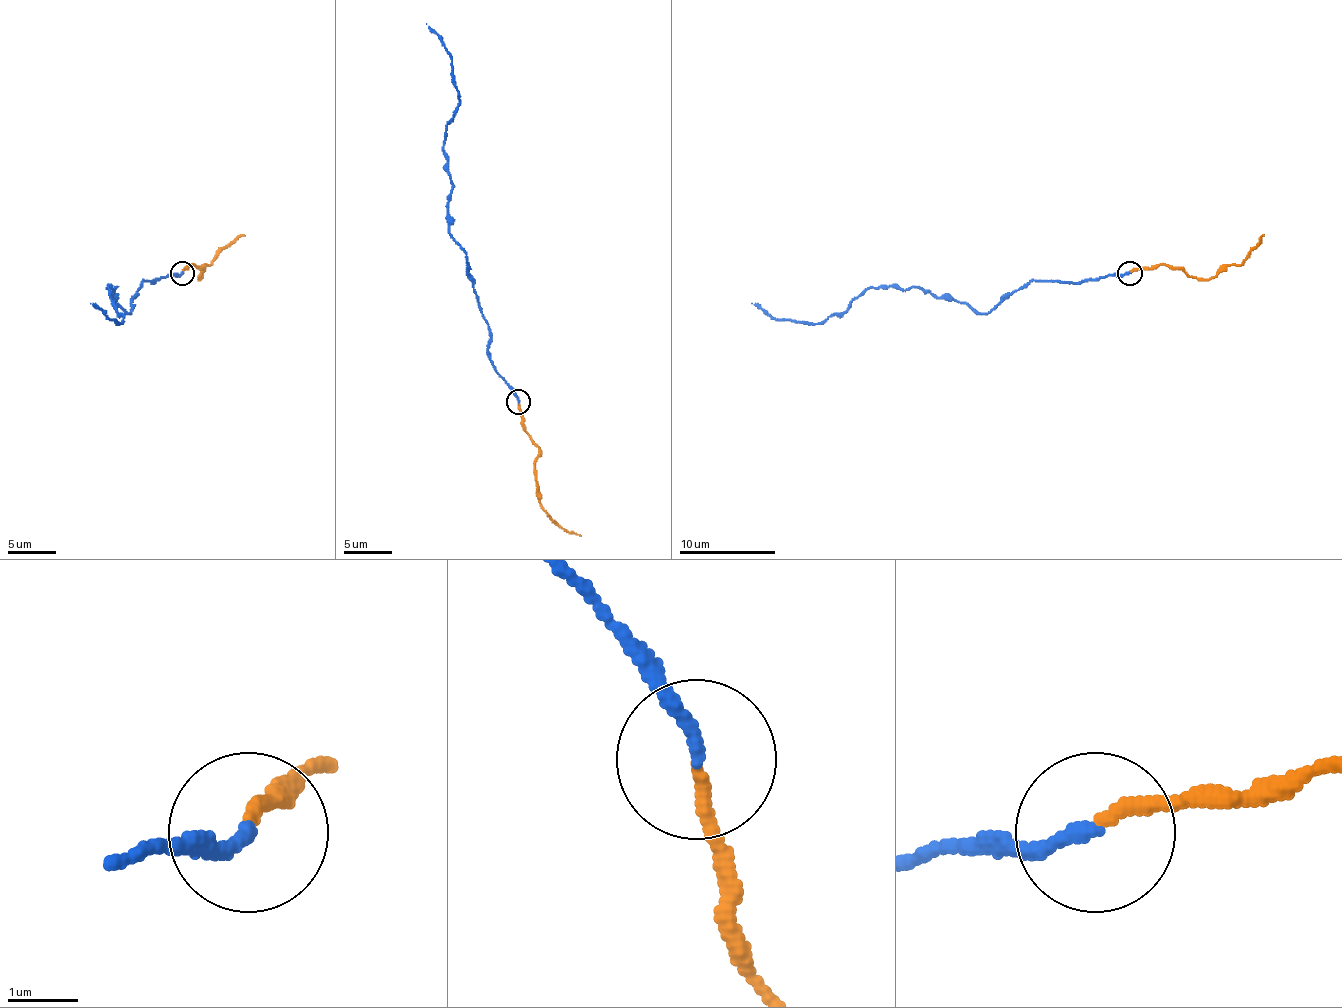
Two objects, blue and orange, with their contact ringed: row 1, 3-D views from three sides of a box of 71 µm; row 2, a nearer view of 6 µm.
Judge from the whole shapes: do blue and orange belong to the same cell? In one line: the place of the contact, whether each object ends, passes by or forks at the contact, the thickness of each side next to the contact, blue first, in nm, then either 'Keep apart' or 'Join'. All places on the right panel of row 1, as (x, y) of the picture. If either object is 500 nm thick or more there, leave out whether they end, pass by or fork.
Place: (1129, 273). At the ring blue ends. At the ring orange ends. Thickness 200 nm (blue) against 180 nm. Keep apart

